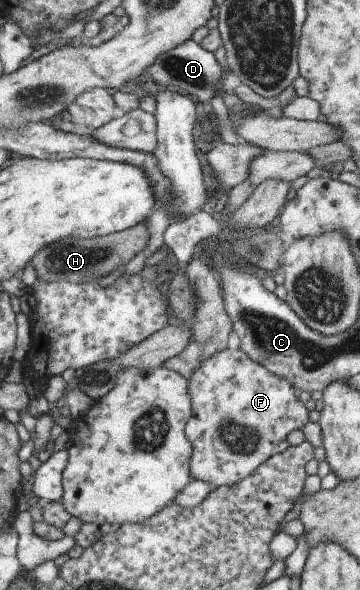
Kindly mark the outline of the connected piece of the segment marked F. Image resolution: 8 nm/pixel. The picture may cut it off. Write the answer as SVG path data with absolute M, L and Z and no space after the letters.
M238 345L234 350L230 347L219 354L215 354L213 358L209 358L205 364L201 364L201 368L193 374L193 378L189 380L189 390L193 396L193 418L188 425L188 436L192 440L193 445L196 447L196 453L193 456L193 476L198 480L205 480L205 482L211 482L215 486L236 486L239 482L243 482L251 476L251 474L256 474L256 471L260 469L262 465L265 465L265 462L268 462L273 456L276 456L279 453L279 444L283 440L287 441L289 434L294 430L304 429L309 422L311 422L311 414L309 414L309 408L303 404L300 400L300 393L293 382L273 374L267 366L259 364L245 352L244 348L241 345Z

